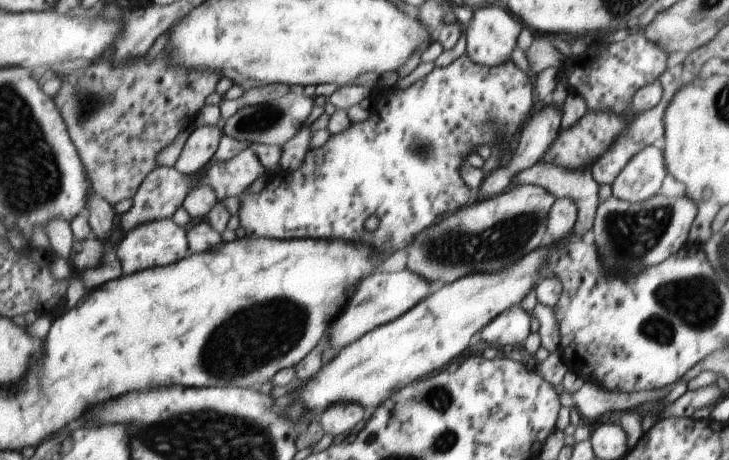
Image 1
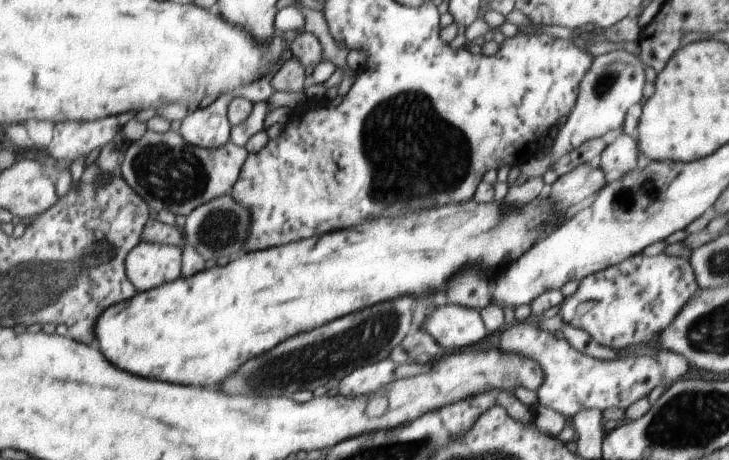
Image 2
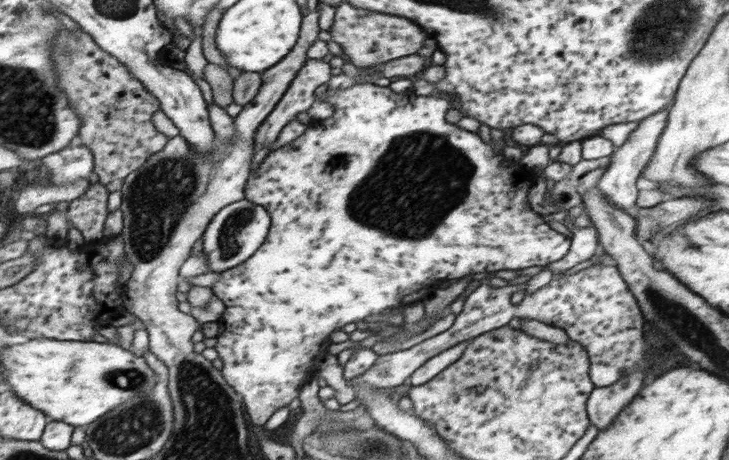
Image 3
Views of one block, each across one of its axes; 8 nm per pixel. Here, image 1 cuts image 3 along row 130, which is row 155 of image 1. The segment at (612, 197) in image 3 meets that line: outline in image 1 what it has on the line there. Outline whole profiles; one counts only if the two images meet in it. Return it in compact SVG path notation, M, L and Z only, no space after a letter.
M654 145L638 151L616 176L610 192L617 199L641 203L653 197L666 176L665 155Z

